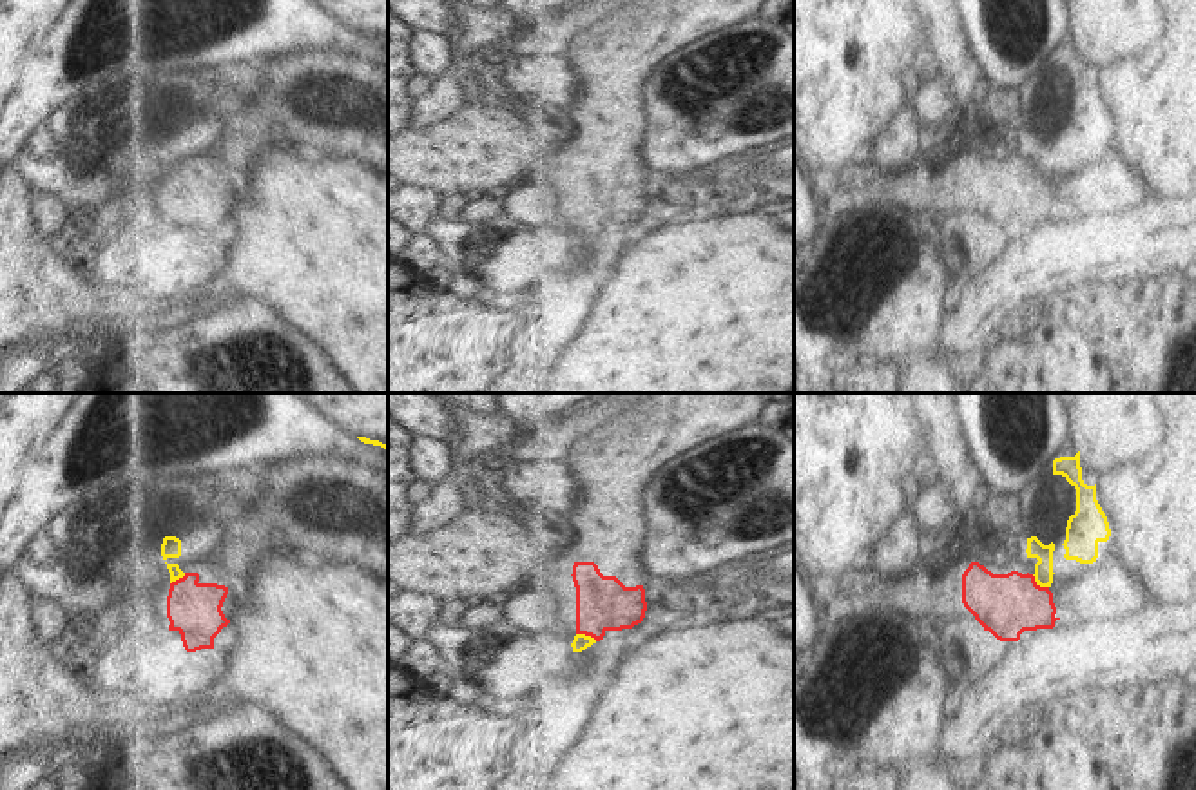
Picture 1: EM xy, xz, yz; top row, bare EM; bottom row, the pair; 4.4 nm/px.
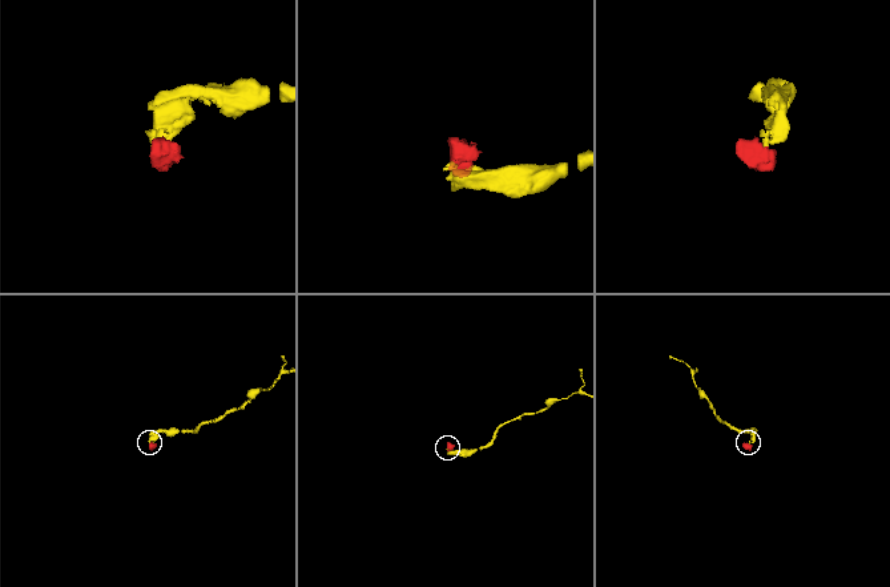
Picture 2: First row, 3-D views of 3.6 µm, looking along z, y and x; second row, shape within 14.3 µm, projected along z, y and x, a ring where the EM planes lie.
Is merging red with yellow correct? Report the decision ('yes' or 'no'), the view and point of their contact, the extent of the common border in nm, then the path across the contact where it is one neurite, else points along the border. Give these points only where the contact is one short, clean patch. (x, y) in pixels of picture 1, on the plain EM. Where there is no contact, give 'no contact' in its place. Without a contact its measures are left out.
no; meets red in yz at (1039, 180); contact 100 nm long; border along yz (1032, 169), (1041, 180), (1048, 182)

